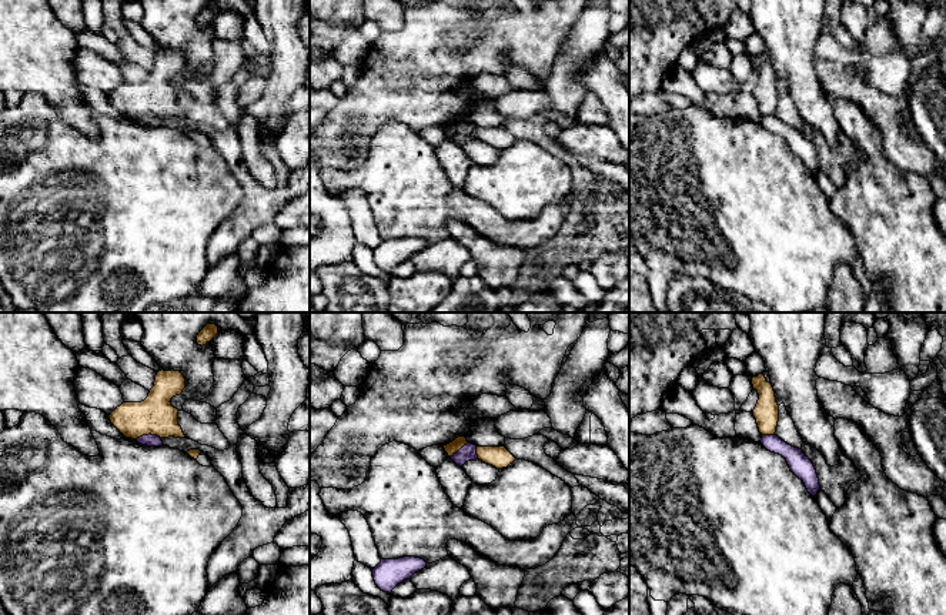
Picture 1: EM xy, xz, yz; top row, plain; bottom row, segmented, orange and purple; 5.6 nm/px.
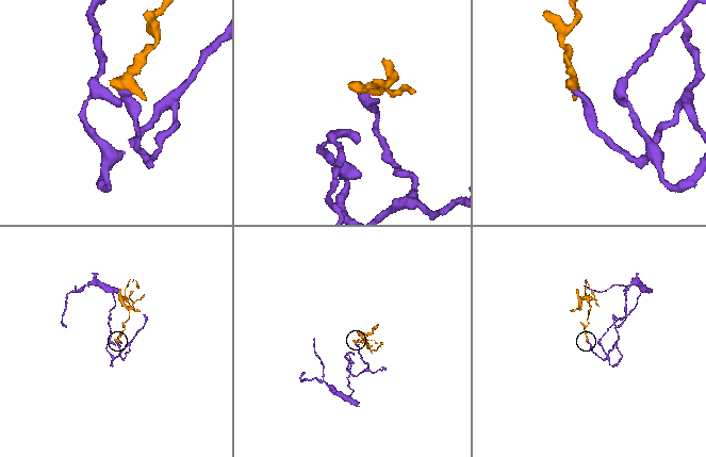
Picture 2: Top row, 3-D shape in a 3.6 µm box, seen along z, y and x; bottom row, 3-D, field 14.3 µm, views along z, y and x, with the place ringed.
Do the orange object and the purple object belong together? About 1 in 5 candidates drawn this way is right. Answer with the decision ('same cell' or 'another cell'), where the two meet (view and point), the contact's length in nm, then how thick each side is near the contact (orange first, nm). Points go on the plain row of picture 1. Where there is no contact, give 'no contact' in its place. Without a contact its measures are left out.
another cell; contact xy (147, 114); length 140 nm; calibres 220 and 70 nm

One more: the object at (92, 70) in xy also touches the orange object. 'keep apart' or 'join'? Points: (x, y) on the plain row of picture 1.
keep apart

